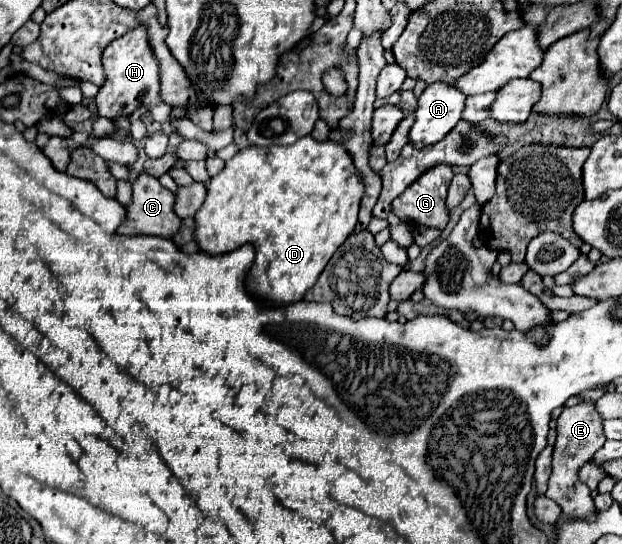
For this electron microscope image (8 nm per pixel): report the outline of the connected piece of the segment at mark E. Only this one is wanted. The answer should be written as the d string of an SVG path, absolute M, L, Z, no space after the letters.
M580 402L572 408L564 408L556 422L556 444L552 452L552 474L548 480L546 496L554 500L568 518L588 518L594 514L594 502L590 498L588 486L578 478L578 470L592 460L592 454L602 448L606 442L602 434L602 416L596 412L594 404Z

